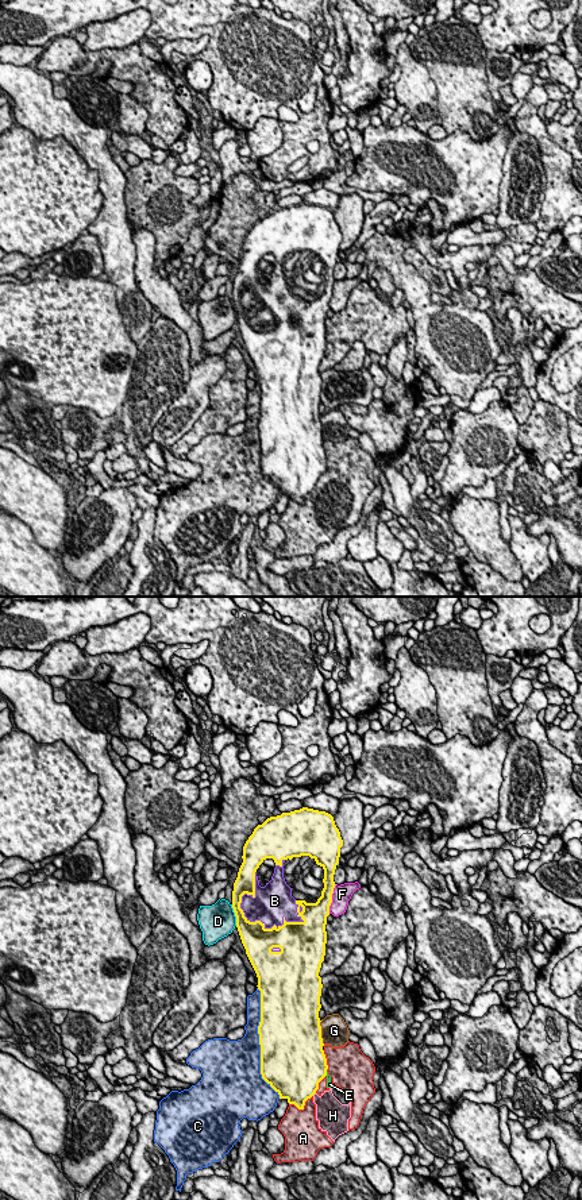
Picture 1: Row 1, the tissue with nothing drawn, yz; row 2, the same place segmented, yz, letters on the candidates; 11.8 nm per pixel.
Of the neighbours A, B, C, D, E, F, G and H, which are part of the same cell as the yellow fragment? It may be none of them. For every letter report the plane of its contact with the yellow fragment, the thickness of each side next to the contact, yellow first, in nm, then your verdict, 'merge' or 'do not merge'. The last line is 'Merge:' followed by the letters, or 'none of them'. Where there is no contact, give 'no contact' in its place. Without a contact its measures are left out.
A: meets yellow in yz; 360 nm thick on the yellow side, 420 nm on the other; do not merge
B: meets yellow in yz; 320 nm thick on the yellow side, 340 nm on the other; merge
C: meets yellow in yz; 500 nm thick on the yellow side, 420 nm on the other; do not merge
D: meets yellow in yz; 240 nm thick on the yellow side, 400 nm on the other; do not merge
E: meets yellow in yz; 480 nm thick on the yellow side, 70 nm on the other; do not merge
F: meets yellow in yz; 260 nm thick on the yellow side, 220 nm on the other; do not merge
G: meets yellow in yz; 500 nm thick on the yellow side, 320 nm on the other; do not merge
H: meets yellow in yz; 500 nm thick on the yellow side, 320 nm on the other; do not merge
Merge: B

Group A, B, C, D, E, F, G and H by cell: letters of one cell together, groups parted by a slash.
A E H / B / C / D / F / G

